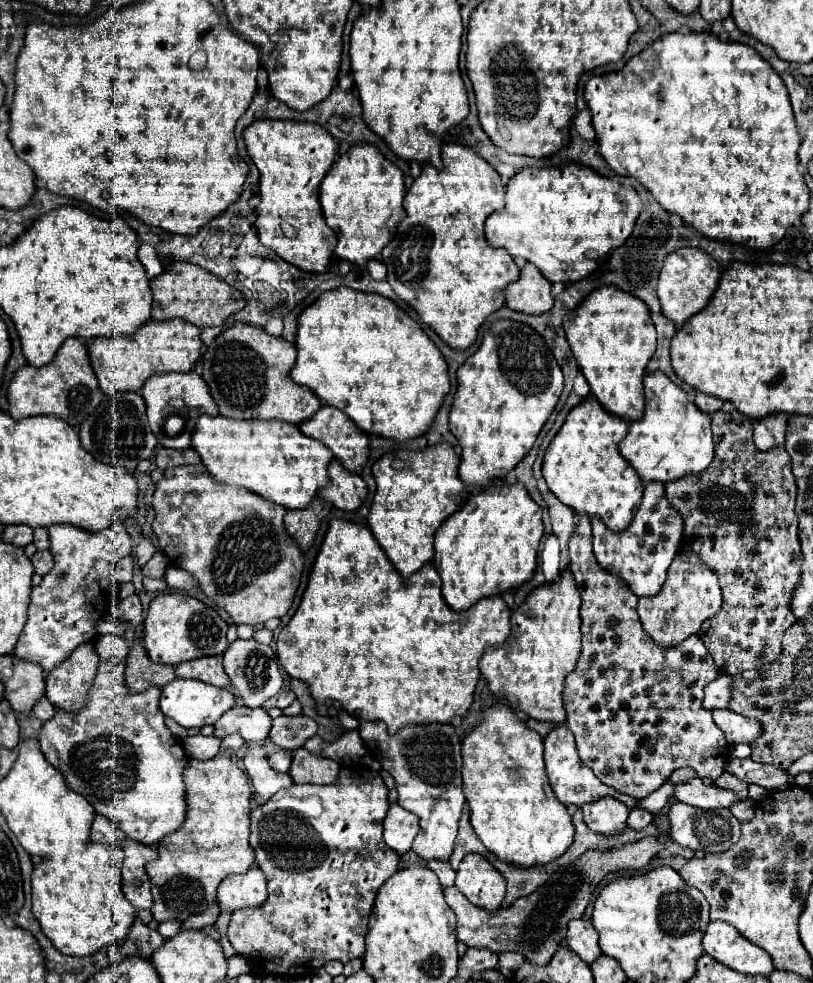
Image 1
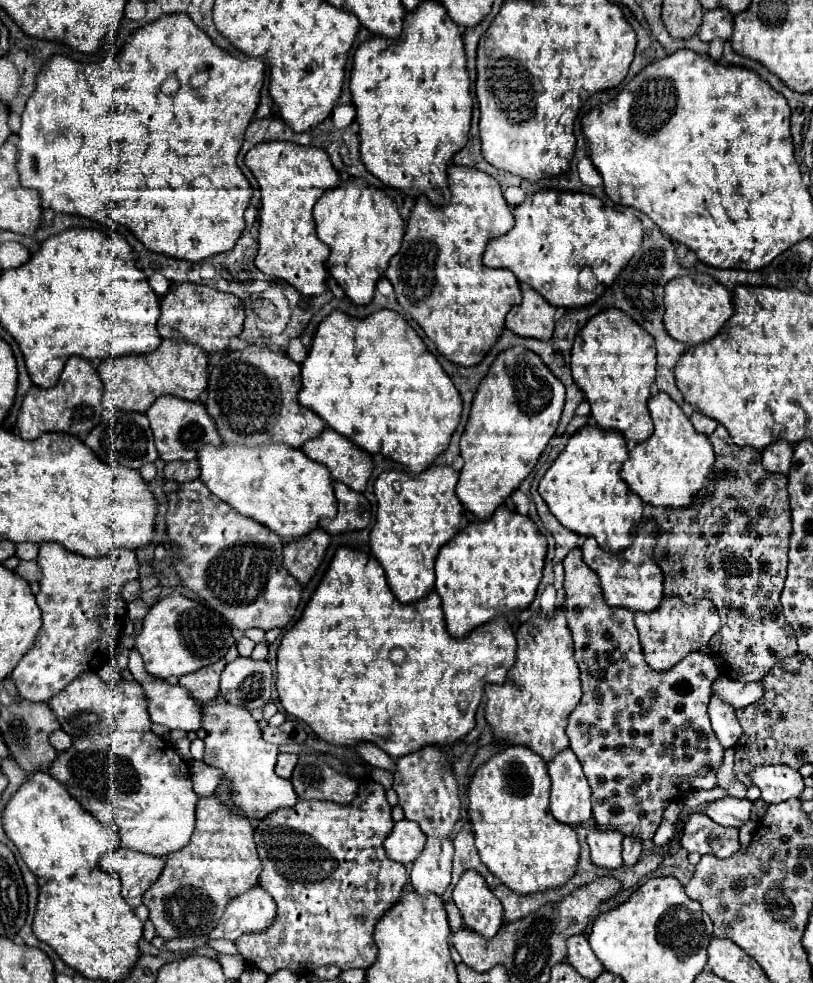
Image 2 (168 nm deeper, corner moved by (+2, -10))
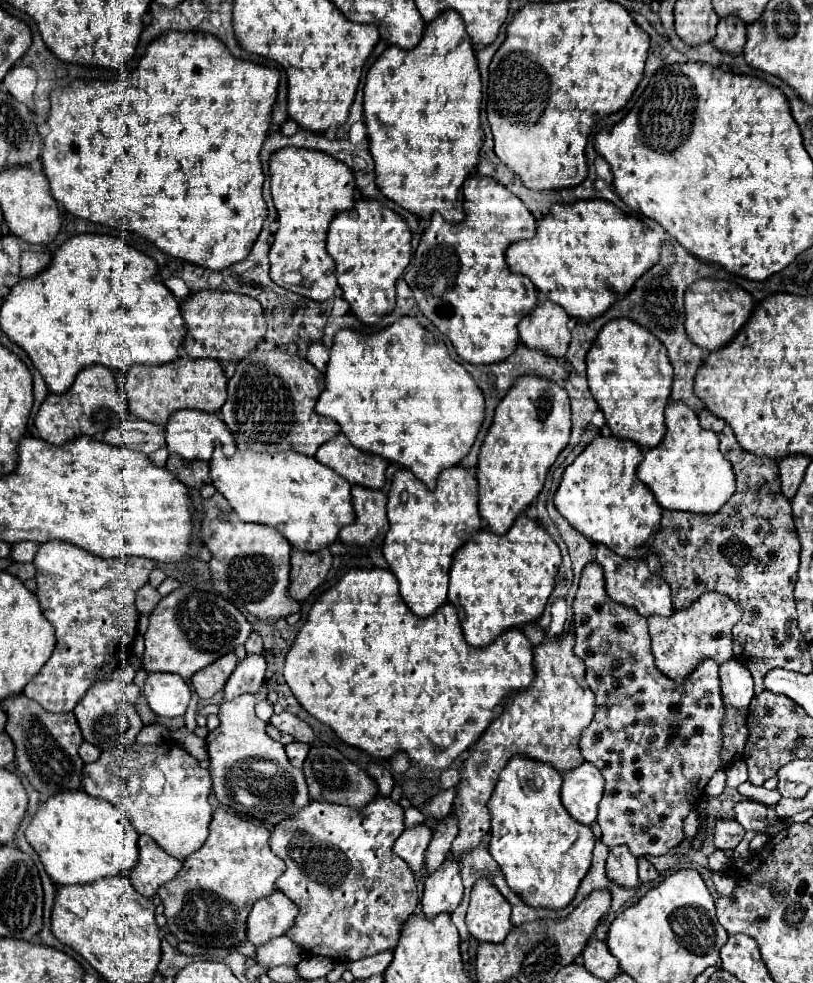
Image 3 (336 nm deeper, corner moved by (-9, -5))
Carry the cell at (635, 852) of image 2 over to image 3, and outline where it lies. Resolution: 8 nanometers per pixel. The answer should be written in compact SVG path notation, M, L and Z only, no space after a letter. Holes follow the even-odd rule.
M637 857L637 863L639 863L639 879L641 879L641 883L647 883L647 881L653 881L653 879L659 877L657 869L645 857Z

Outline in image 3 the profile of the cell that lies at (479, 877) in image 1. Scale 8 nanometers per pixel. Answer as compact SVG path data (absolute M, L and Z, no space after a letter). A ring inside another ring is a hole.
M479 879L479 883L475 883L471 889L465 923L469 933L477 941L503 943L507 933L513 929L511 903L507 903L507 899L493 883L489 883L487 879Z

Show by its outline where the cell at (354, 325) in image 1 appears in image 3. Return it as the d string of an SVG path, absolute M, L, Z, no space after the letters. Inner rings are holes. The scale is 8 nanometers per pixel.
M403 315L393 325L375 333L361 333L355 329L337 331L325 369L325 389L317 399L315 411L339 423L341 431L355 447L401 463L433 489L437 475L457 465L471 449L483 423L485 399L471 375L449 357L445 343L435 341L415 317Z

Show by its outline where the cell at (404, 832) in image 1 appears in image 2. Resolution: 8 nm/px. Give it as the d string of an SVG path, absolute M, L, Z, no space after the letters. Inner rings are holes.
M410 820L396 822L390 836L384 840L386 854L402 864L414 862L418 854L424 850L424 844L426 844L426 834L416 822Z

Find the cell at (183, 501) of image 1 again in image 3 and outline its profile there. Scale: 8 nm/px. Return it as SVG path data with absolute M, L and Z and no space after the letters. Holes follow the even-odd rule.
M217 491L213 497L203 499L201 541L211 551L211 583L223 599L239 609L243 605L255 619L285 619L299 613L299 601L289 595L291 543L281 535L281 531L241 521L227 499Z

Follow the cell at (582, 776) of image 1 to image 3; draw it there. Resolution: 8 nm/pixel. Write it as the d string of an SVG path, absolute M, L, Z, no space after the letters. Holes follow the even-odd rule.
M587 761L579 767L565 771L561 787L561 803L571 817L583 825L591 825L597 819L597 805L603 797L603 777Z

